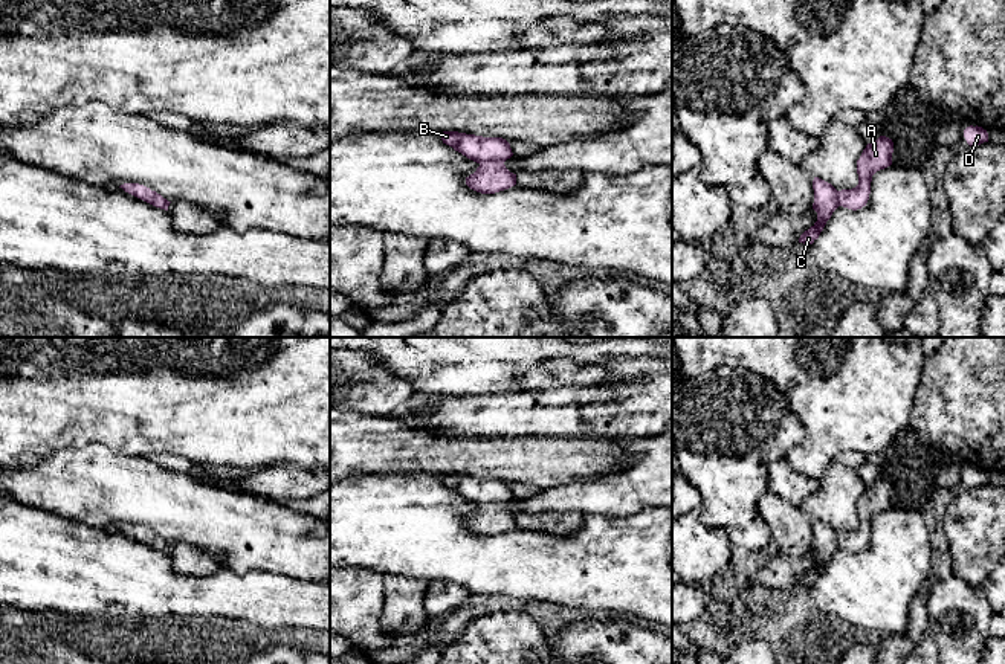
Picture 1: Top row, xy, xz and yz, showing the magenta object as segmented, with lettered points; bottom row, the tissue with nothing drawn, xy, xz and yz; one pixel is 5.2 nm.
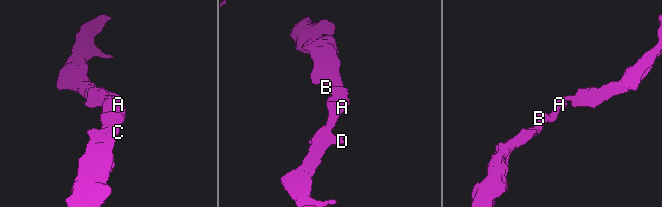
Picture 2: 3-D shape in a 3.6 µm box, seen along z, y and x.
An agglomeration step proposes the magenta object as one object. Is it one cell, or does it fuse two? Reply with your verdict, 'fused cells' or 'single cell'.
single cell

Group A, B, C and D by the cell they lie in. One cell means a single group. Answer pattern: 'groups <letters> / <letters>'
groups A B C D

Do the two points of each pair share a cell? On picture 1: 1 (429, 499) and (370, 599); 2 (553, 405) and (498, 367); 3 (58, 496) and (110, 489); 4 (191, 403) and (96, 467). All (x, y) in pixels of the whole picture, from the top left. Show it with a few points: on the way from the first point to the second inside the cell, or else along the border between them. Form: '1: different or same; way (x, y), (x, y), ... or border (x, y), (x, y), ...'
1: different; border (347, 567), (373, 570), (382, 576)
2: different; border (549, 361), (533, 364), (515, 390), (484, 394)
3: same; way (71, 489), (98, 489)
4: different; border (83, 446), (101, 443), (115, 452), (145, 457)

